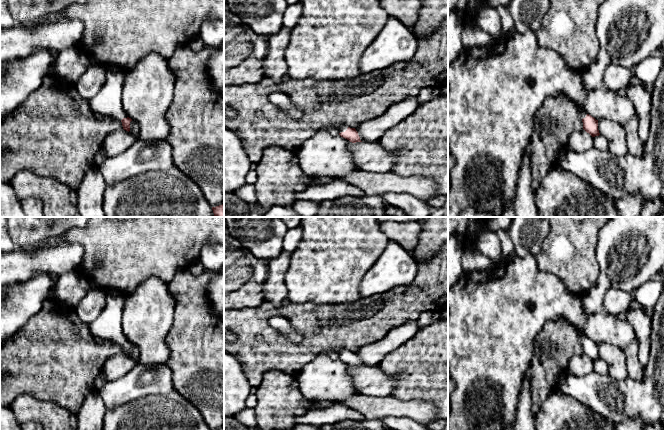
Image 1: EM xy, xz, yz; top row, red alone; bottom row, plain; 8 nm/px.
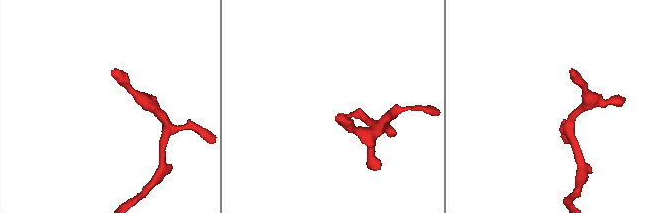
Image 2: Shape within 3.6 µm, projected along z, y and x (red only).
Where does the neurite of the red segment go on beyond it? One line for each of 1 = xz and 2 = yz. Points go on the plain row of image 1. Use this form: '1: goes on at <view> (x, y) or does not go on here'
1: goes on at xz (342, 352)
2: goes on at yz (582, 337)

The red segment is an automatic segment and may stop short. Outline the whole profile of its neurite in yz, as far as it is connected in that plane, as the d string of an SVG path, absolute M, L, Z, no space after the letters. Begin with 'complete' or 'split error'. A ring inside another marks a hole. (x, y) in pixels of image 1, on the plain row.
split error; M575 328L580 341L582 342L583 346L583 353L589 357L592 361L599 360L599 354L598 354L598 344L596 344L591 339L587 338L579 328Z

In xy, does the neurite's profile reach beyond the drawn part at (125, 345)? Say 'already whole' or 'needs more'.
needs more

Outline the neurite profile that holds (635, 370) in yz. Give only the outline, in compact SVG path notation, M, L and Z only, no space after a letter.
M634 339L625 348L626 367L628 370L628 377L640 381L643 378L643 367L639 360L639 349L636 339Z

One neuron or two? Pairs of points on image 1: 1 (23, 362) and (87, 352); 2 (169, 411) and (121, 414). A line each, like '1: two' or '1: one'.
1: one
2: one

